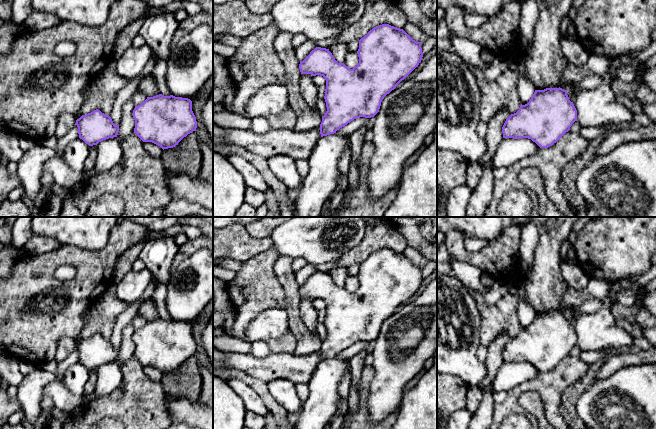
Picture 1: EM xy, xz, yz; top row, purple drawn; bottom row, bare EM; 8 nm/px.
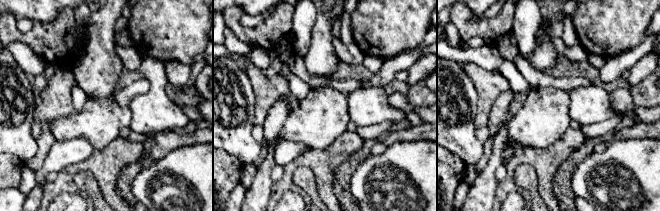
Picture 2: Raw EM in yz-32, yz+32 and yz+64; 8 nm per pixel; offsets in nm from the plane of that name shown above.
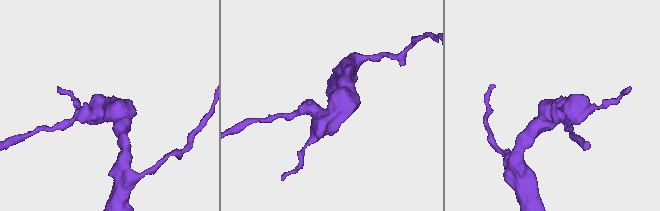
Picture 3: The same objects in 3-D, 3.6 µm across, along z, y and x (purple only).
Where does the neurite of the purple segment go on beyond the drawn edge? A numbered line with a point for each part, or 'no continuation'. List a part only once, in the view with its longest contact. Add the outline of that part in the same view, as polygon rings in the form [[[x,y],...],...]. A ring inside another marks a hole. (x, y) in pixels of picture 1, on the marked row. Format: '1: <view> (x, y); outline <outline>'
no continuation

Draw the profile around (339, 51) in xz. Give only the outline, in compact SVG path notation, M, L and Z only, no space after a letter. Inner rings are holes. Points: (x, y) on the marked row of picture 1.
M334 44L329 48L329 51L338 63L344 63L345 57L349 52L346 44Z

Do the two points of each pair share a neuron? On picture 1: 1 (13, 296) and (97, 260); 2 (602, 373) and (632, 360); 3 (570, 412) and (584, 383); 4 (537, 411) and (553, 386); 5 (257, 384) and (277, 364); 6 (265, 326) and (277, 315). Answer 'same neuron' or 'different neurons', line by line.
1: same neuron
2: same neuron
3: same neuron
4: different neurons
5: different neurons
6: same neuron

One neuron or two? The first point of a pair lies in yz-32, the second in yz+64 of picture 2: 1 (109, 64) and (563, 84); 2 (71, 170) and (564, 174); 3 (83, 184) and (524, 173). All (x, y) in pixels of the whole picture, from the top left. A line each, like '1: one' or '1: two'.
1: two
2: two
3: one

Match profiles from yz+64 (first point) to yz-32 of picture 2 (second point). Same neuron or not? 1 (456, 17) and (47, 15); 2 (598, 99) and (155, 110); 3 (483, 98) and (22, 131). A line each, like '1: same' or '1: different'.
1: different
2: same
3: different

